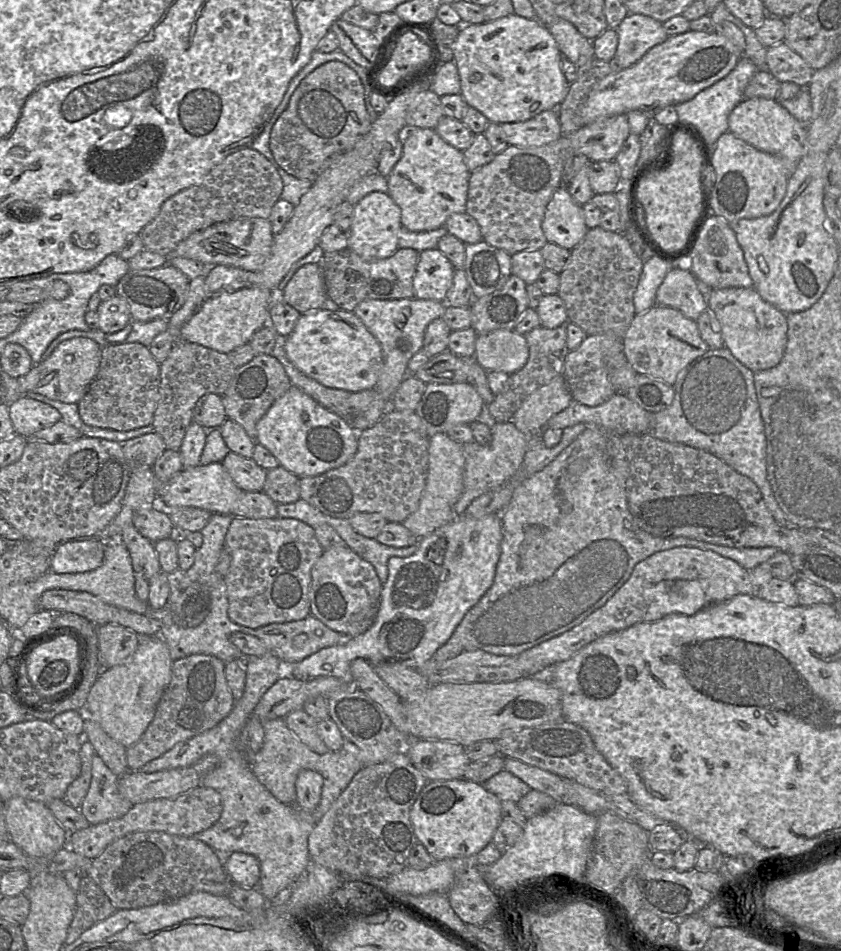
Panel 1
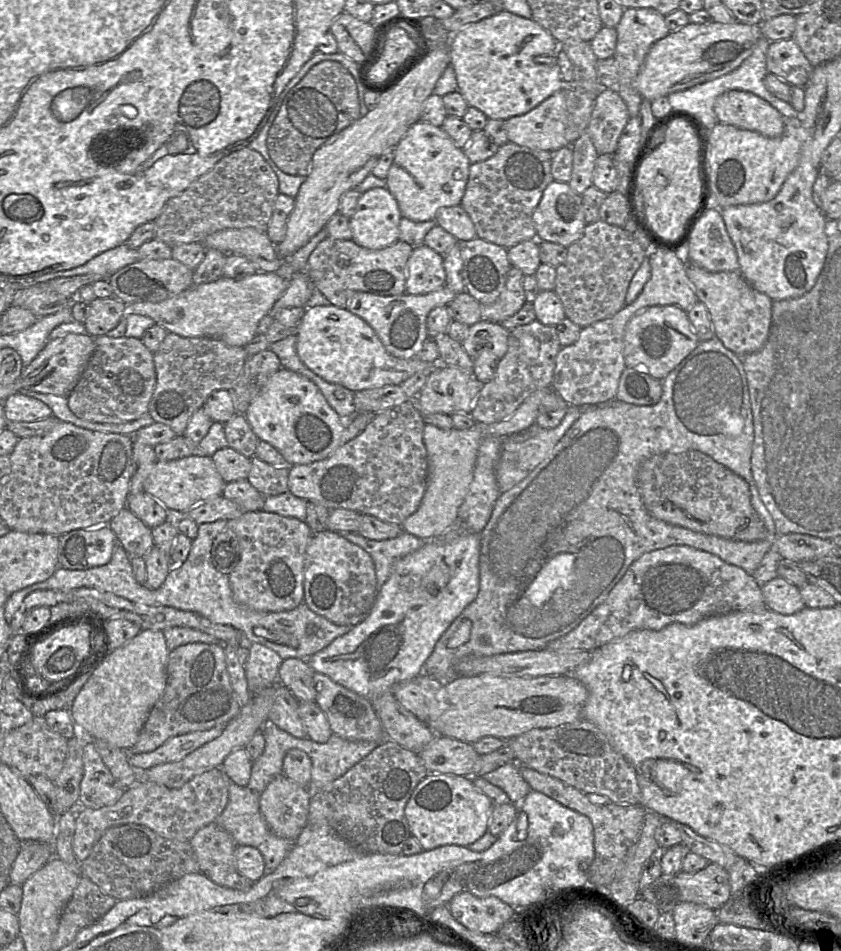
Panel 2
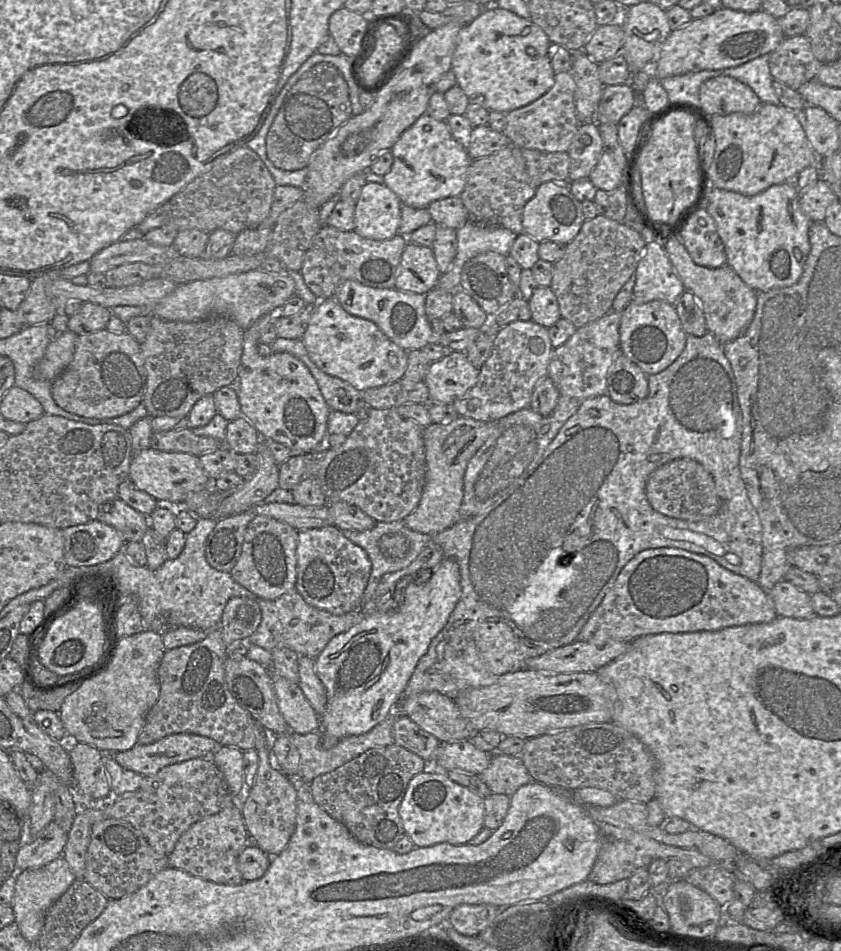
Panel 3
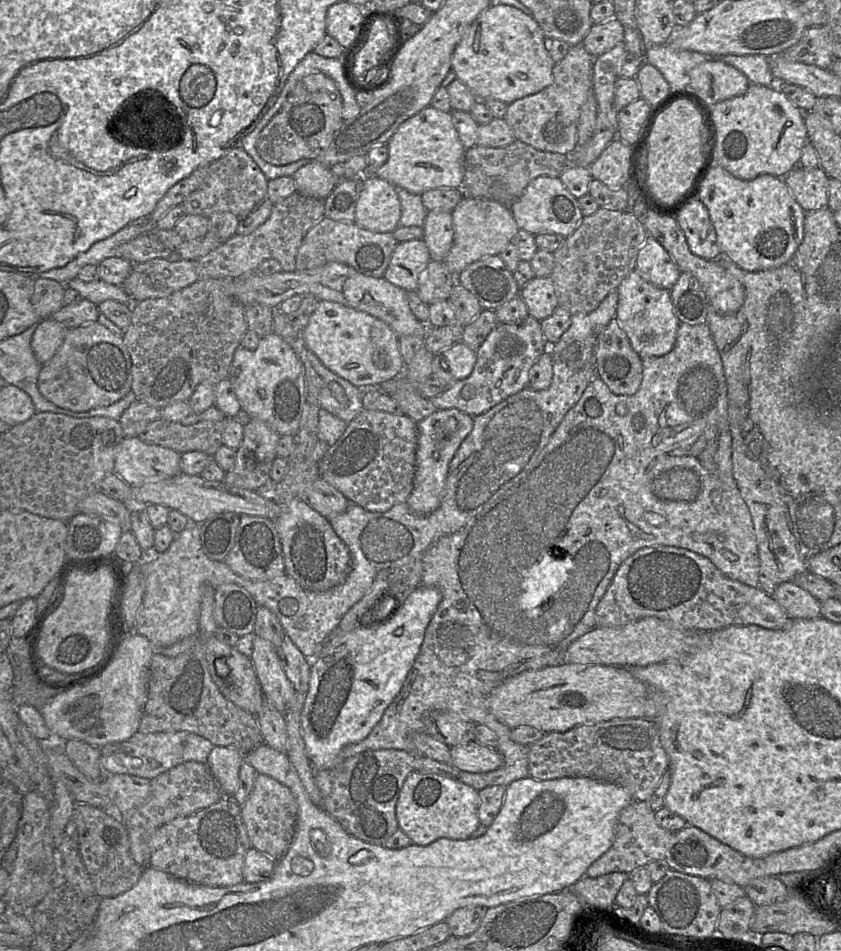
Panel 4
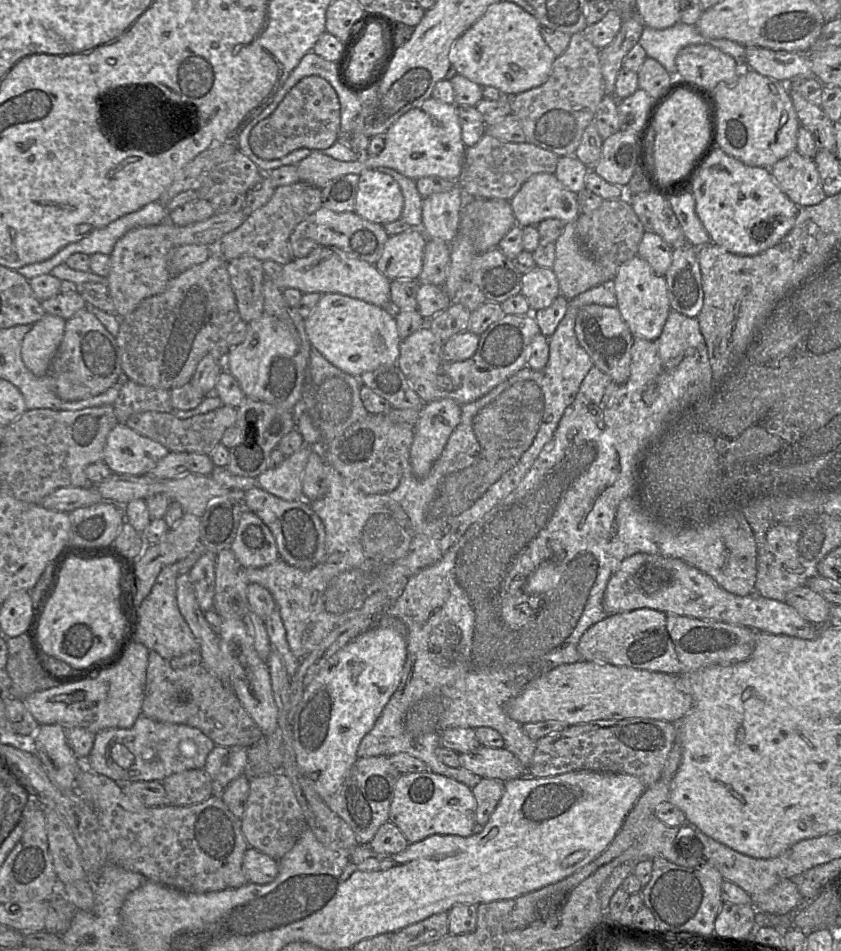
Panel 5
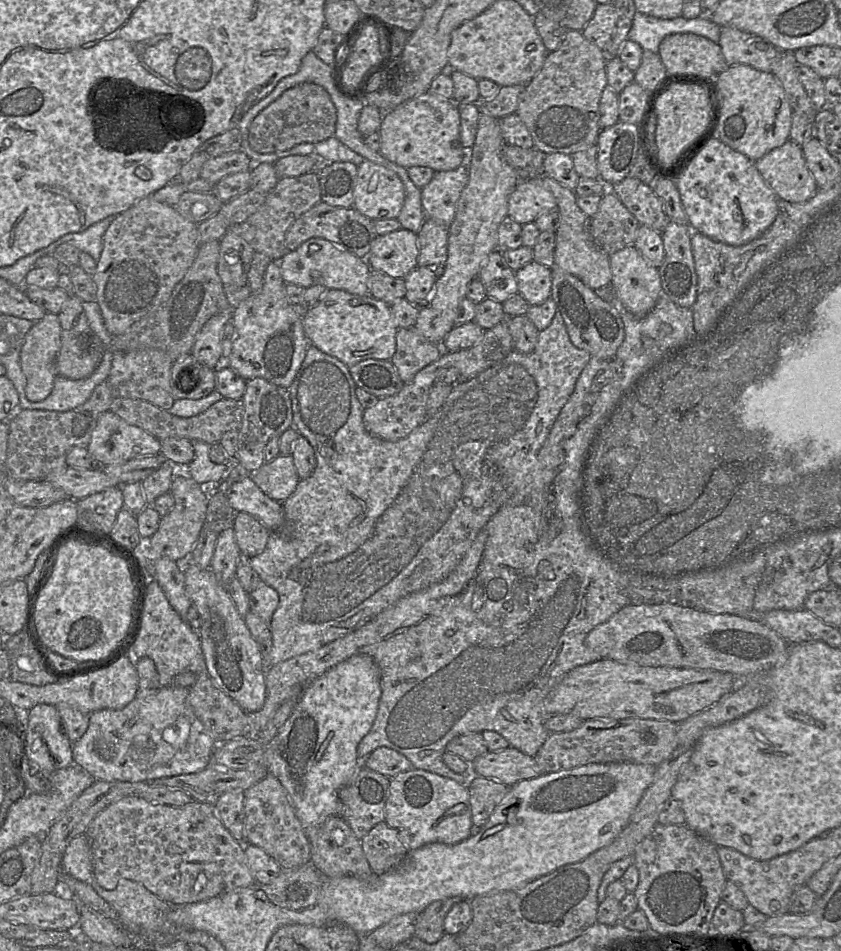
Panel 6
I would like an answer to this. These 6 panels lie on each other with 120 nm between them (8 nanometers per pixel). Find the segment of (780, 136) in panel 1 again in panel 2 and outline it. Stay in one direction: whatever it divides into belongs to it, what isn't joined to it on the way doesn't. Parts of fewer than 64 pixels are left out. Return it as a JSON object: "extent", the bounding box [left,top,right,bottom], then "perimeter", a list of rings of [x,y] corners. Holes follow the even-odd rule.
{"extent":[714,90,784,137],"perimeter":[[[730,90],[719,95],[714,112],[720,123],[778,137],[784,131],[784,117],[764,99],[750,92]]]}

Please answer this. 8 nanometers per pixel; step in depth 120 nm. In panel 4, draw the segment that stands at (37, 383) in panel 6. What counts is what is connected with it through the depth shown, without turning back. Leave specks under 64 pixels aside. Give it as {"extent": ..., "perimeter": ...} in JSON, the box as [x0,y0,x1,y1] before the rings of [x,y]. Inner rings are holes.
{"extent":[31,318,68,365],"perimeter":[[[52,318],[40,320],[31,339],[31,348],[37,361],[44,365],[61,346],[68,329]]]}

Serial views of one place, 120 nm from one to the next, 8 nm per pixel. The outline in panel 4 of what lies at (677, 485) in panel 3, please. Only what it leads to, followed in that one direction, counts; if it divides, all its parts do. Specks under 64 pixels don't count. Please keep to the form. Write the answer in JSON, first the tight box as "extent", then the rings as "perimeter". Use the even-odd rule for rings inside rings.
{"extent":[653,468,700,501],"perimeter":[[[673,468],[655,478],[653,490],[658,497],[665,500],[693,501],[699,493],[700,482],[694,471]]]}

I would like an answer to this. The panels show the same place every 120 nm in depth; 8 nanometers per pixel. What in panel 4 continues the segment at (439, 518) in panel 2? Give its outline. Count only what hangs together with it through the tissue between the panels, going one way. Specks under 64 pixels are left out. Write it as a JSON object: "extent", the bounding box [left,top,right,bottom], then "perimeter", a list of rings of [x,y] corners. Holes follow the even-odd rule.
{"extent":[407,409,473,515],"perimeter":[[[437,409],[417,423],[416,469],[413,489],[407,500],[409,508],[419,515],[433,512],[440,504],[449,463],[462,441],[473,428],[473,417],[458,409]]]}

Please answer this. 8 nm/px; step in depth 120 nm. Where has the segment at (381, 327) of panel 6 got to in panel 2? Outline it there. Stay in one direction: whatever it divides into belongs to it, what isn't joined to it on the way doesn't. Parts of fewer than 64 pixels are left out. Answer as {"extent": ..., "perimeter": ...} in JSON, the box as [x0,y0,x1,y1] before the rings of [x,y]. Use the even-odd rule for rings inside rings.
{"extent":[296,304,439,391],"perimeter":[[[332,304],[306,308],[296,327],[296,352],[301,361],[325,381],[342,385],[352,391],[400,385],[415,373],[424,373],[427,377],[439,365],[439,362],[425,362],[416,357],[401,359],[389,354],[367,322],[346,308]]]}

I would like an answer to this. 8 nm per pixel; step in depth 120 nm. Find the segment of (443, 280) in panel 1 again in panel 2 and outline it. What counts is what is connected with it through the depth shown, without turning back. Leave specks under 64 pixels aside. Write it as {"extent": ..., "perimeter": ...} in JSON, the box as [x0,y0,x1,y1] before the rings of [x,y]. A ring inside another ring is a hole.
{"extent":[405,246,446,295],"perimeter":[[[428,246],[413,249],[407,262],[405,293],[423,295],[446,286],[443,257]]]}

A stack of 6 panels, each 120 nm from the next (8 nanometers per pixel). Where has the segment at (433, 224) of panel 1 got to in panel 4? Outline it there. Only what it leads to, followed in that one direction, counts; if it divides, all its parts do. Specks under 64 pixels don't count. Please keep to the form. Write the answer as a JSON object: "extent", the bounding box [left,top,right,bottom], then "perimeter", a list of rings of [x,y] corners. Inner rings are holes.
{"extent":[369,105,466,195],"perimeter":[[[431,105],[425,107],[398,127],[387,147],[387,161],[378,169],[369,167],[369,175],[376,175],[397,188],[418,195],[439,187],[462,187],[466,149],[453,125],[451,112]]]}

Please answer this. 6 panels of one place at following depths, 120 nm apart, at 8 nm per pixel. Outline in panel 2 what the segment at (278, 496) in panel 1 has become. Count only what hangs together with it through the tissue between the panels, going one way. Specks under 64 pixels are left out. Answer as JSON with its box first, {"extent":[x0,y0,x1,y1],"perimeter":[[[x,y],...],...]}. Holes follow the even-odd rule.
{"extent":[249,456,289,496],"perimeter":[[[256,456],[251,459],[249,483],[263,496],[275,496],[288,490],[289,467],[276,467]]]}

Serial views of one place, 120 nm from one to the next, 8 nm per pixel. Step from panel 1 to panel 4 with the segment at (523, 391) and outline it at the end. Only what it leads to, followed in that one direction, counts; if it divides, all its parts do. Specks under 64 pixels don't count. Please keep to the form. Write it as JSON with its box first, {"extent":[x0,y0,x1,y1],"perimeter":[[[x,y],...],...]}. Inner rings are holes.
{"extent":[430,315,548,417],"perimeter":[[[528,315],[520,323],[499,323],[476,351],[476,362],[471,374],[447,386],[446,390],[430,399],[437,409],[458,409],[472,417],[529,386],[529,371],[542,353],[548,350],[540,321]]]}

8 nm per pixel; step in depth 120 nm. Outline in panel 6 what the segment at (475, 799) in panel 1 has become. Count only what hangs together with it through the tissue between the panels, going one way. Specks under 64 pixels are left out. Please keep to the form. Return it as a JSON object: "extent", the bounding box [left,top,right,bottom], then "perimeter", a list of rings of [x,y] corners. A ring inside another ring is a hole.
{"extent":[385,769,473,850],"perimeter":[[[421,769],[391,778],[385,807],[385,822],[393,828],[408,850],[429,843],[455,845],[468,839],[473,826],[468,789],[453,779]]]}

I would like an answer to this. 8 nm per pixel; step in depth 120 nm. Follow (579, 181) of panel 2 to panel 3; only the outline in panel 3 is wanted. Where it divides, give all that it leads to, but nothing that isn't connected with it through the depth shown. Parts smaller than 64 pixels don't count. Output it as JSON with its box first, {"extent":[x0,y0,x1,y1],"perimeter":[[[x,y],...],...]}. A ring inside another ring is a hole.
{"extent":[568,121,604,181],"perimeter":[[[595,121],[580,123],[568,150],[569,181],[589,178],[604,149],[598,124]]]}

